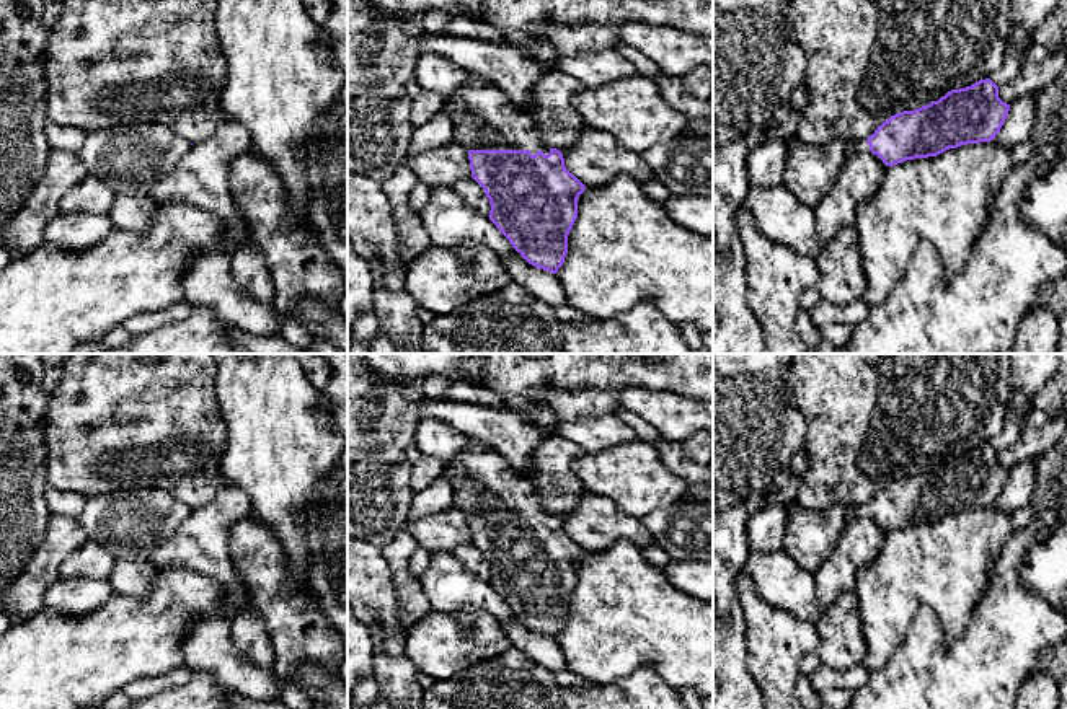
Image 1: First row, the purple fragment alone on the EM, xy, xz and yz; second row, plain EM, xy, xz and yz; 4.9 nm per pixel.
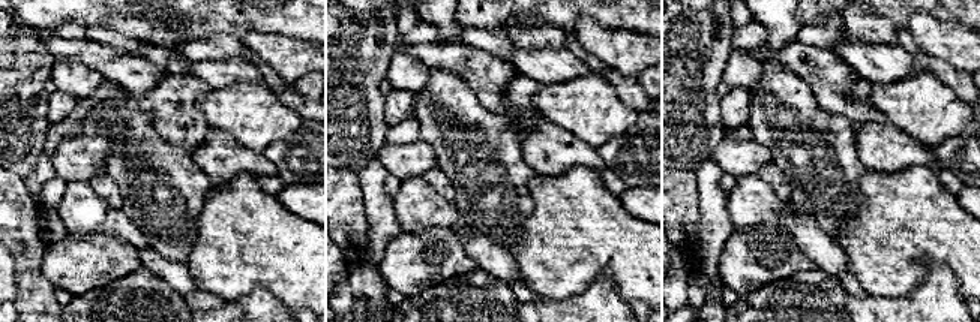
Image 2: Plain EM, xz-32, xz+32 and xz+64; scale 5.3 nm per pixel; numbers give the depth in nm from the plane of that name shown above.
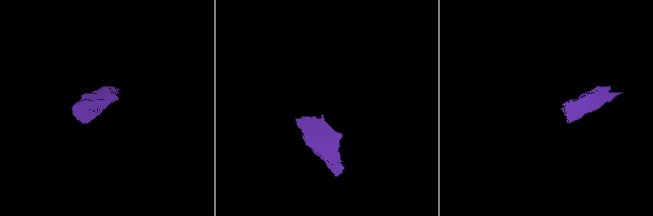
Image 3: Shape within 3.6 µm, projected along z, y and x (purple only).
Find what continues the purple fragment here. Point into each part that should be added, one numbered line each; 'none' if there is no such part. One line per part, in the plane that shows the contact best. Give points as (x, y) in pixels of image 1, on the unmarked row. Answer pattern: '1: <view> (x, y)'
1: xz (483, 483)

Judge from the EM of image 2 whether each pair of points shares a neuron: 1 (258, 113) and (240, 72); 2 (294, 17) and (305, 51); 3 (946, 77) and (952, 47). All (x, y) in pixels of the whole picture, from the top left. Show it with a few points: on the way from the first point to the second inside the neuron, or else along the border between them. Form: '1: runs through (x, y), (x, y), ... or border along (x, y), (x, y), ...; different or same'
1: border along (263, 80), (239, 81), (212, 90); different
2: border along (267, 32), (309, 41); different
3: border along (923, 53), (944, 60), (964, 72); different

